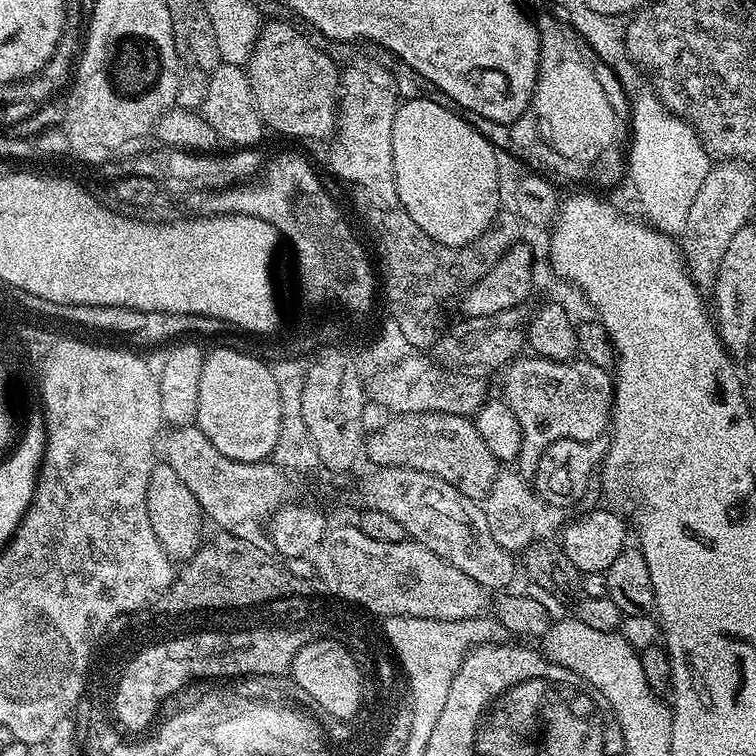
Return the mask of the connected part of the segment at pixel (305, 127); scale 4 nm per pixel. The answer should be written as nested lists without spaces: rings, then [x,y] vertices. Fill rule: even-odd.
[[[272,20],[263,25],[252,55],[246,65],[250,90],[254,96],[260,118],[269,129],[284,136],[298,136],[318,140],[322,136],[331,137],[338,122],[338,93],[340,77],[336,64],[320,48],[315,48],[292,24]]]

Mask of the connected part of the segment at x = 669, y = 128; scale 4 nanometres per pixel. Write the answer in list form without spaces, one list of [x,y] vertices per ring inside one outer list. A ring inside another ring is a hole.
[[[640,92],[630,104],[630,147],[626,152],[626,174],[636,176],[636,188],[644,196],[648,221],[660,229],[676,228],[686,214],[713,166],[704,144],[689,121],[668,111],[656,93]]]

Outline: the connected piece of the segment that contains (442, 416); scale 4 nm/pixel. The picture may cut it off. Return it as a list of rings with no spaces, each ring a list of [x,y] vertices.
[[[403,412],[389,415],[386,426],[367,433],[362,452],[366,460],[368,456],[369,462],[376,468],[406,468],[434,474],[477,502],[488,496],[493,488],[494,478],[500,471],[500,462],[479,437],[475,423],[467,416],[445,412]]]

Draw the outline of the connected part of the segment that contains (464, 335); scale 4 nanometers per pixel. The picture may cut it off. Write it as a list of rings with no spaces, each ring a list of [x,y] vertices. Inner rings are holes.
[[[527,303],[500,310],[497,314],[465,317],[454,328],[449,327],[437,341],[435,355],[443,362],[464,366],[466,370],[501,369],[514,360],[525,347],[530,308]]]

